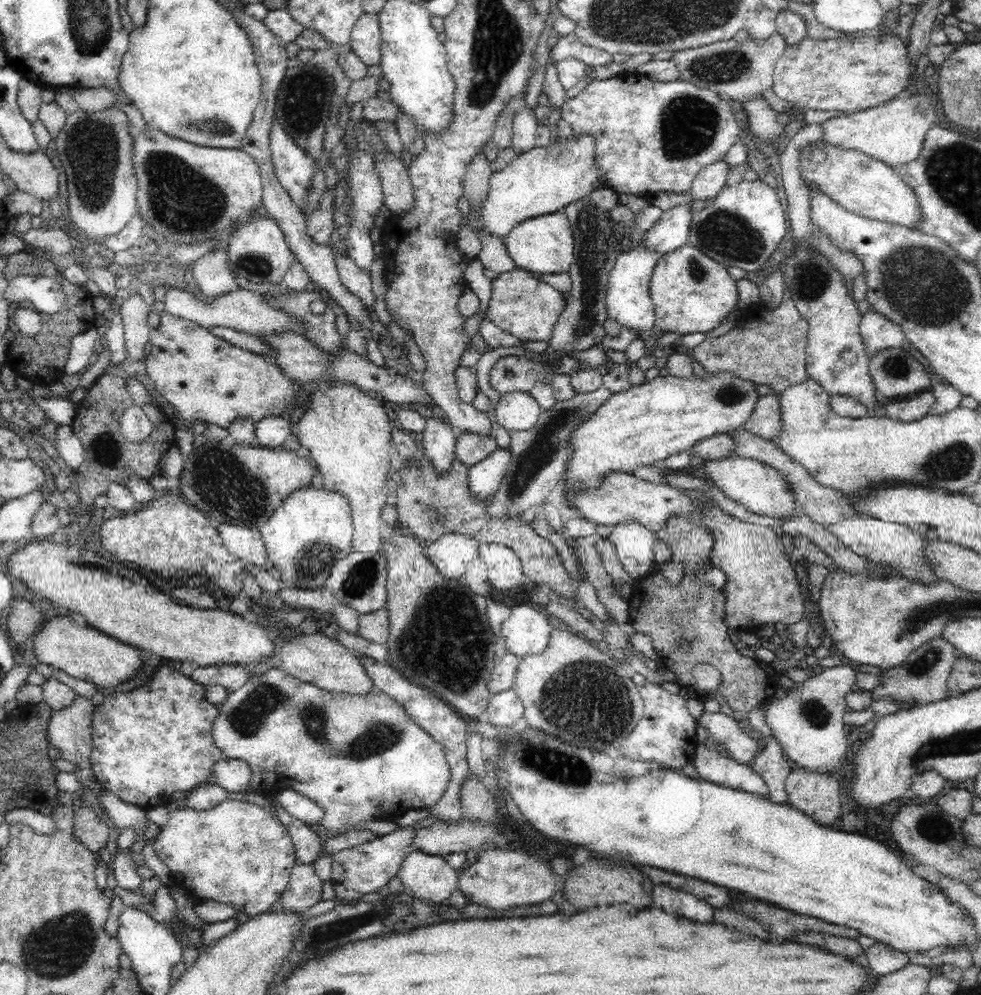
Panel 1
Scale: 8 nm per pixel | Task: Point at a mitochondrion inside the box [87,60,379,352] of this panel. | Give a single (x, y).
(185, 203)

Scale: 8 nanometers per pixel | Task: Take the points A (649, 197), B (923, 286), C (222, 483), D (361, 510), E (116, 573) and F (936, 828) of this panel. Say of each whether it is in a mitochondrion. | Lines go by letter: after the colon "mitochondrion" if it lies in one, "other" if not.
A: other
B: mitochondrion
C: mitochondrion
D: other
E: mitochondrion
F: mitochondrion

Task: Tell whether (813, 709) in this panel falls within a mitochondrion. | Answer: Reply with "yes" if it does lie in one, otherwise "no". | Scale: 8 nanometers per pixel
yes

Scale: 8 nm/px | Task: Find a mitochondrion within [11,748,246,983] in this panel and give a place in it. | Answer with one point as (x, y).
(60, 948)

